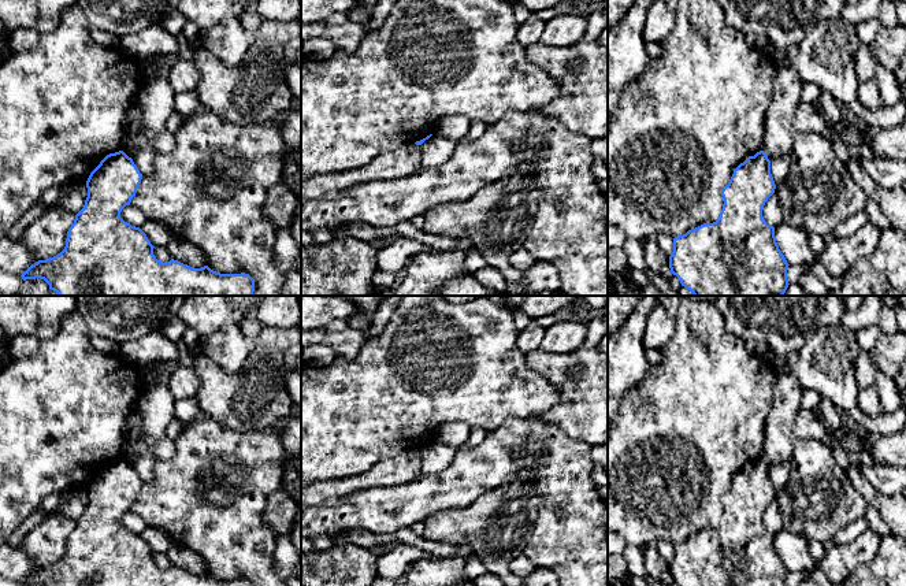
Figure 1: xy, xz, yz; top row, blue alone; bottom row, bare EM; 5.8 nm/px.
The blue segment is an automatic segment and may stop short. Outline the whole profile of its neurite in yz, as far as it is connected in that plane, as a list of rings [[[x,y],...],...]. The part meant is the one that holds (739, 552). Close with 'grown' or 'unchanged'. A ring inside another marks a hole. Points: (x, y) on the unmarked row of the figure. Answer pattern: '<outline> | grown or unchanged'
[[[764,457],[749,463],[740,470],[723,494],[723,516],[713,530],[703,530],[686,541],[673,545],[673,559],[669,563],[669,575],[677,586],[787,586],[788,570],[779,556],[775,534],[769,533],[762,516],[768,505],[775,500],[776,492],[771,481],[771,467]]] | unchanged

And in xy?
[[[123,457],[107,461],[86,487],[88,504],[67,538],[64,556],[31,571],[22,586],[253,586],[245,579],[220,581],[208,572],[194,575],[174,565],[166,570],[157,567],[146,541],[120,524],[141,486],[142,481]]] | unchanged

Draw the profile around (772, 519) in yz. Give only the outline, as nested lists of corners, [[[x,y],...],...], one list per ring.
[[[773,500],[765,509],[762,523],[769,533],[776,534],[783,530],[783,518],[776,500]]]

